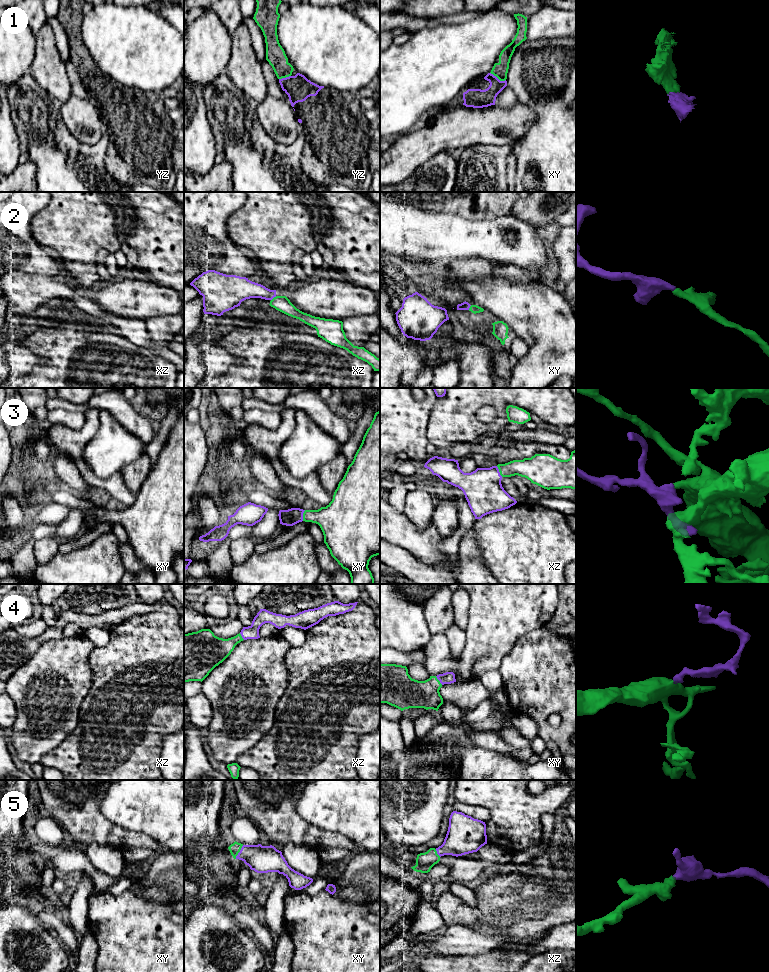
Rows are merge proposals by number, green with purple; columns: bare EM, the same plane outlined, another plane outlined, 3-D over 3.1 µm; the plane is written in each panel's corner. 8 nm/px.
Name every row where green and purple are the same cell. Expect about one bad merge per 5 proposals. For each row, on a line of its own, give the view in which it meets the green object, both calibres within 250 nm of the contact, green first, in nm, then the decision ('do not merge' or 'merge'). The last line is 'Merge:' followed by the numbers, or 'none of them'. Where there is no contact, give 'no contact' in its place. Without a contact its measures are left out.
1: xy | 120/160 nm | merge
2: xz | 130/160 nm | merge
3: xy | 240/140 nm | merge
4: xy | 240/100 nm | merge
5: xy | 90/220 nm | merge
Merge: 1, 2, 3, 4, 5

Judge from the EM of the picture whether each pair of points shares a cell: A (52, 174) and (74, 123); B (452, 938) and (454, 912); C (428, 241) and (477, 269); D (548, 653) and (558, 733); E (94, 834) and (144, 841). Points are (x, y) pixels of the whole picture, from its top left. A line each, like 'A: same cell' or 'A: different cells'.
A: different cells
B: different cells
C: different cells
D: same cell
E: same cell

